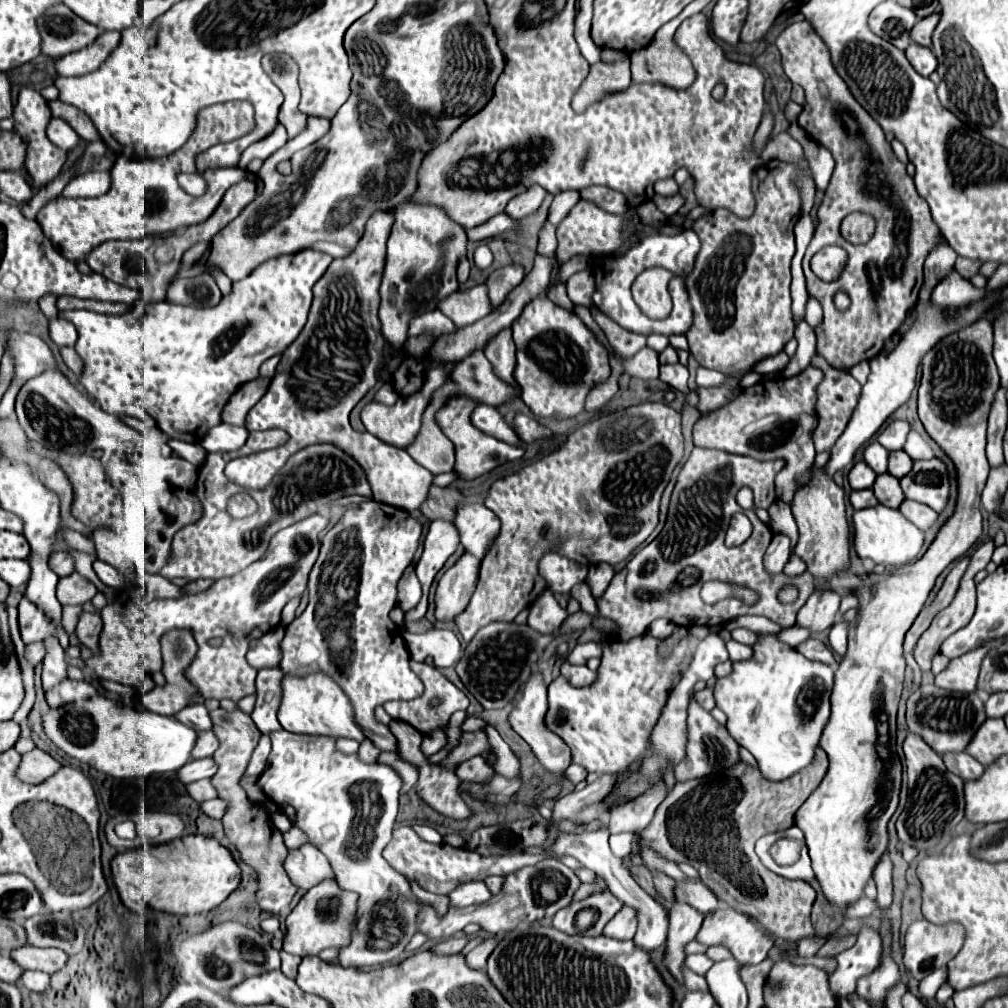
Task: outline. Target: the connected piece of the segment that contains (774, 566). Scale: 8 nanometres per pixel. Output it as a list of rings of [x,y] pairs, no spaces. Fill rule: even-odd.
[[[773,536],[767,552],[765,552],[765,558],[763,558],[763,564],[765,564],[765,570],[769,574],[781,574],[785,564],[789,562],[789,556],[791,556],[791,544],[789,544],[789,538],[787,536]]]

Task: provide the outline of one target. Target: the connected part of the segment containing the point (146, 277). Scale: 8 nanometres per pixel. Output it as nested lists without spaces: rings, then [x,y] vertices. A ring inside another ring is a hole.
[[[255,182],[237,184],[235,188],[231,188],[231,192],[227,192],[227,196],[223,196],[223,204],[219,204],[219,208],[209,216],[207,222],[189,226],[183,232],[169,234],[169,236],[151,236],[151,238],[143,238],[143,240],[107,240],[89,252],[85,262],[89,264],[89,268],[93,272],[105,276],[107,280],[117,282],[119,286],[141,290],[143,302],[147,302],[147,304],[161,302],[167,298],[167,290],[181,270],[183,254],[197,242],[211,242],[211,238],[221,228],[225,228],[235,216],[239,216],[239,212],[253,198],[255,198]]]

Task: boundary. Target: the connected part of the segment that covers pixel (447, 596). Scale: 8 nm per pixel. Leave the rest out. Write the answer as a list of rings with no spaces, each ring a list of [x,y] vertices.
[[[465,552],[455,566],[451,566],[439,580],[437,598],[435,598],[435,616],[437,620],[453,620],[467,600],[471,592],[475,592],[479,578],[479,560],[471,552]]]

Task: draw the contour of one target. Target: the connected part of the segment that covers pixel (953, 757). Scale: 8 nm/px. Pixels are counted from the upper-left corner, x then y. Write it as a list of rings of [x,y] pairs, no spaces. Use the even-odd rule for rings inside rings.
[[[947,752],[943,754],[943,760],[947,764],[947,770],[955,772],[963,780],[979,780],[979,776],[985,772],[985,766],[967,752]]]

